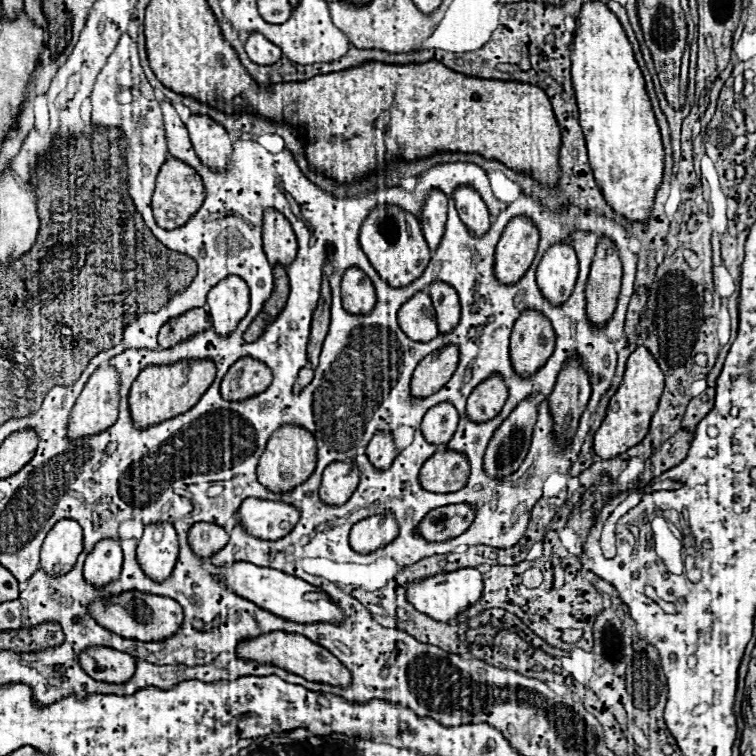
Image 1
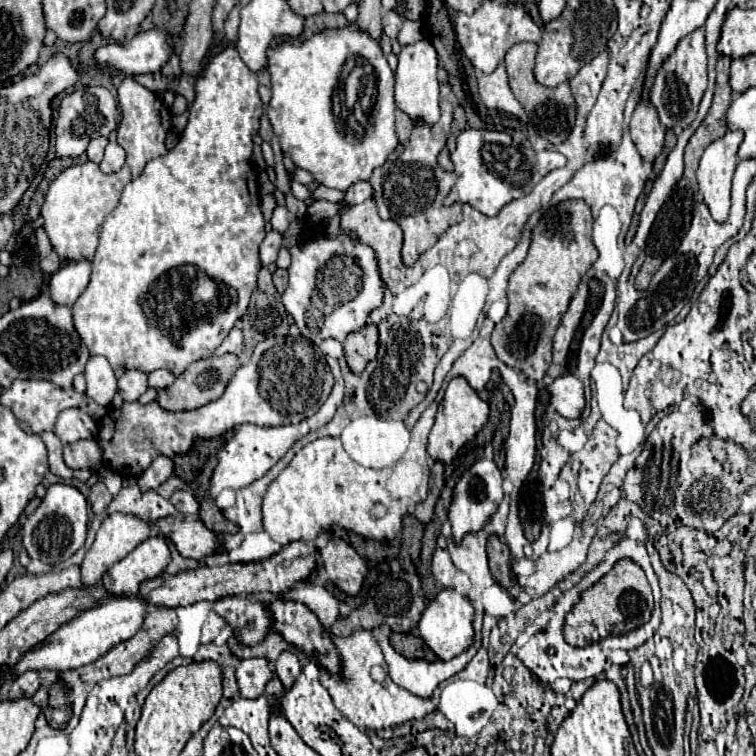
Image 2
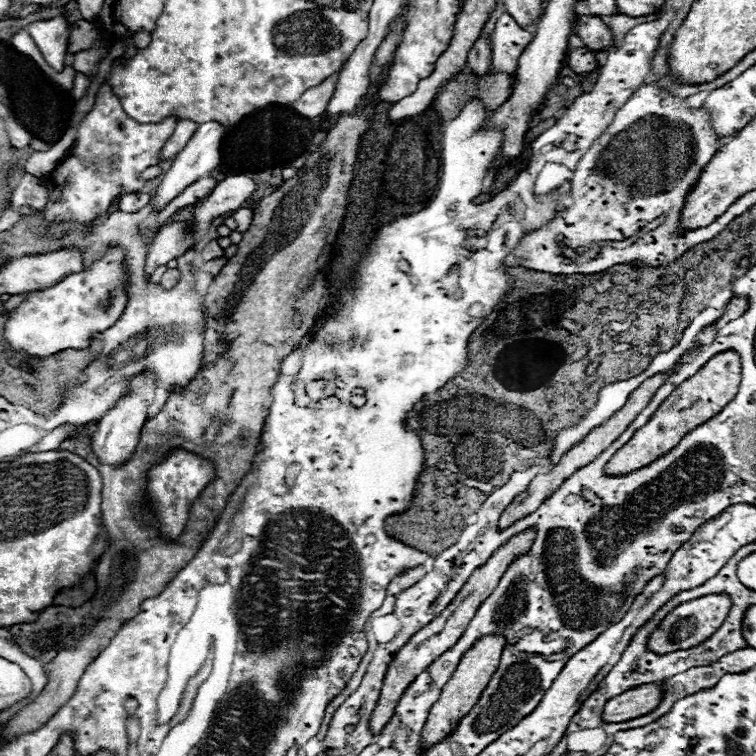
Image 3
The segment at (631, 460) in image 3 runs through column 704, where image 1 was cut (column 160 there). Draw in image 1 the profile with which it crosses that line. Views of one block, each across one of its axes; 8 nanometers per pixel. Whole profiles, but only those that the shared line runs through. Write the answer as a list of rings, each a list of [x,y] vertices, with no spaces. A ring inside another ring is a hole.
[[[180,360],[176,364],[152,364],[146,366],[130,388],[130,414],[136,426],[148,428],[172,416],[184,414],[190,410],[200,396],[212,386],[216,378],[216,364],[212,360]]]

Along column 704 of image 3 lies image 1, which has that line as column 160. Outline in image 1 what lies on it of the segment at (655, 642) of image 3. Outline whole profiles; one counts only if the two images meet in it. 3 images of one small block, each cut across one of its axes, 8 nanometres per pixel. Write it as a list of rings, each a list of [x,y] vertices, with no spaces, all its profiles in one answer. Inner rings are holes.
[[[128,590],[122,594],[112,596],[110,600],[96,598],[90,604],[92,618],[102,626],[108,628],[110,632],[116,632],[122,638],[134,638],[142,642],[152,642],[152,640],[164,640],[172,636],[174,632],[180,630],[182,624],[182,608],[176,600],[166,598],[166,596],[156,596],[148,592],[138,592],[138,590]]]

